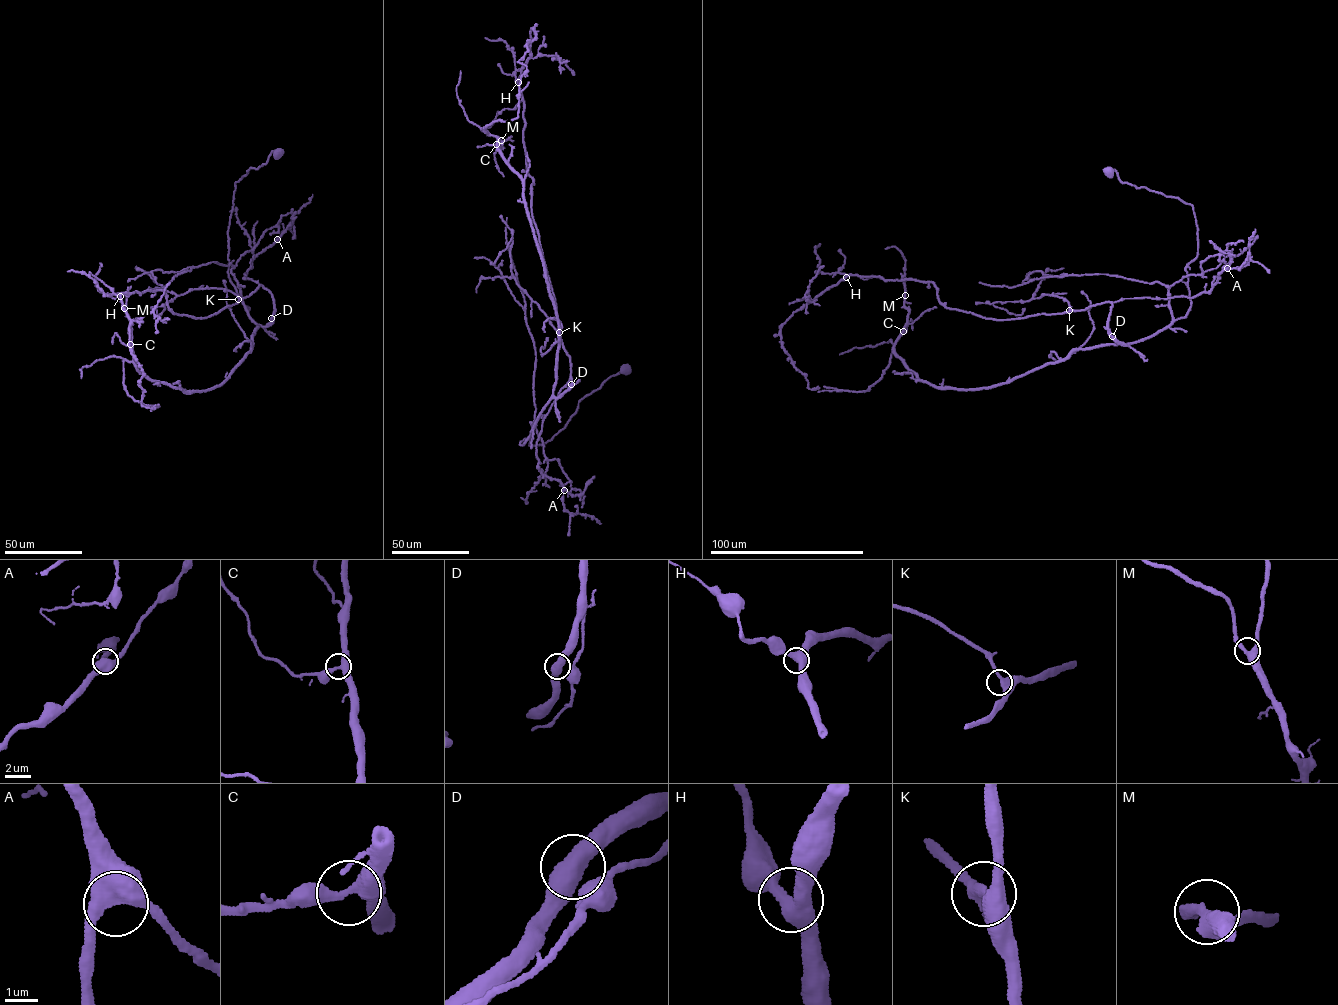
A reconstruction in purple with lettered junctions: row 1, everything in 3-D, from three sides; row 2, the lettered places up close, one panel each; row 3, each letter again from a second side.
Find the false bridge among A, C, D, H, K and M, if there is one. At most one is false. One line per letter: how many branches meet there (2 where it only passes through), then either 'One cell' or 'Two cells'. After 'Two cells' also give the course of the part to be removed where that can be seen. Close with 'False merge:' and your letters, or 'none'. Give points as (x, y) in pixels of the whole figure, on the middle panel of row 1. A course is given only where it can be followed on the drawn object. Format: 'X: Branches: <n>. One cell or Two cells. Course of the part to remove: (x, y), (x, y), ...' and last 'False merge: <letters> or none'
A: Branches: 3. One cell
C: Branches: 3. One cell
D: Branches: 3. One cell
H: Branches: 3. One cell
K: Branches: 3. One cell
M: Branches: 3. One cell
False merge: none

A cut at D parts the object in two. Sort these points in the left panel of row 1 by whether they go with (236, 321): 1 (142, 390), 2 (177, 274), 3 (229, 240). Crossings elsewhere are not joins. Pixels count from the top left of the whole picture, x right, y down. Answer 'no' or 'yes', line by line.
1: no
2: yes
3: yes

